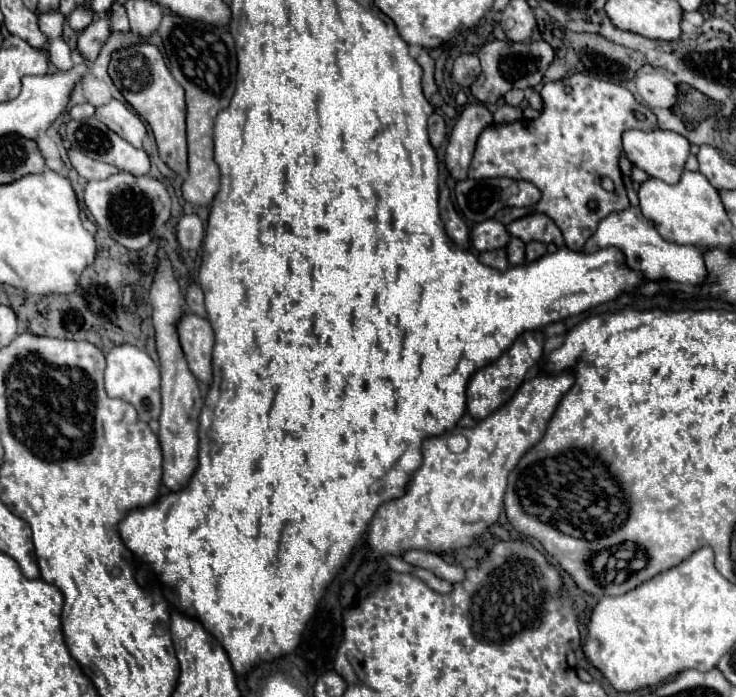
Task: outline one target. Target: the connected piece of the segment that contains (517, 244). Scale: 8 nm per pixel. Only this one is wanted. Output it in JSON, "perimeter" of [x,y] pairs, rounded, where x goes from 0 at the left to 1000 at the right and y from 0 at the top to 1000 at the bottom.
{"perimeter":[[[694,343],[689,352],[689,369],[694,380],[708,380],[713,374],[713,349],[708,343]]]}

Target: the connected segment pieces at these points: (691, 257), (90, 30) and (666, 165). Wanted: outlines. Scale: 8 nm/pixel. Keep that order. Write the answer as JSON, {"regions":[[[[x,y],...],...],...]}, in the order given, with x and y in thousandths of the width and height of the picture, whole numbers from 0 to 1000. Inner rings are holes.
{"regions":[[[[852,297],[846,303],[827,306],[822,314],[814,317],[808,334],[798,343],[792,352],[792,363],[806,363],[814,357],[836,354],[849,366],[849,380],[860,389],[874,392],[879,403],[914,403],[925,409],[955,409],[961,403],[961,383],[955,363],[958,357],[944,352],[920,352],[912,346],[904,346],[887,320],[874,311],[868,297]]],[[[132,24],[115,44],[107,47],[107,73],[118,88],[126,88],[145,53],[151,50],[151,27],[145,24]]],[[[855,185],[846,191],[846,217],[860,237],[879,245],[885,254],[893,254],[904,263],[920,263],[925,257],[928,237],[931,237],[933,222],[936,222],[936,202],[917,188]]]]}

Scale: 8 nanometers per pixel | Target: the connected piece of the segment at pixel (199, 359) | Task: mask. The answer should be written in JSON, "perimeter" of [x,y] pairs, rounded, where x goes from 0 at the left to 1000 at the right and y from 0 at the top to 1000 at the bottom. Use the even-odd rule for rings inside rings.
{"perimeter":[[[251,449],[243,461],[240,475],[243,475],[249,506],[257,518],[257,529],[273,549],[287,552],[287,544],[289,544],[287,504],[292,492],[287,463],[262,449]]]}

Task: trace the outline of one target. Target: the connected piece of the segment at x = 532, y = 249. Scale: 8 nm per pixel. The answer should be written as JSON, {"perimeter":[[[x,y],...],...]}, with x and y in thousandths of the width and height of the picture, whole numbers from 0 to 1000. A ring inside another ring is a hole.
{"perimeter":[[[735,346],[716,349],[716,374],[719,377],[727,374],[727,372],[732,372],[732,369],[738,369],[740,363],[743,363],[743,352],[740,349],[735,349]]]}

